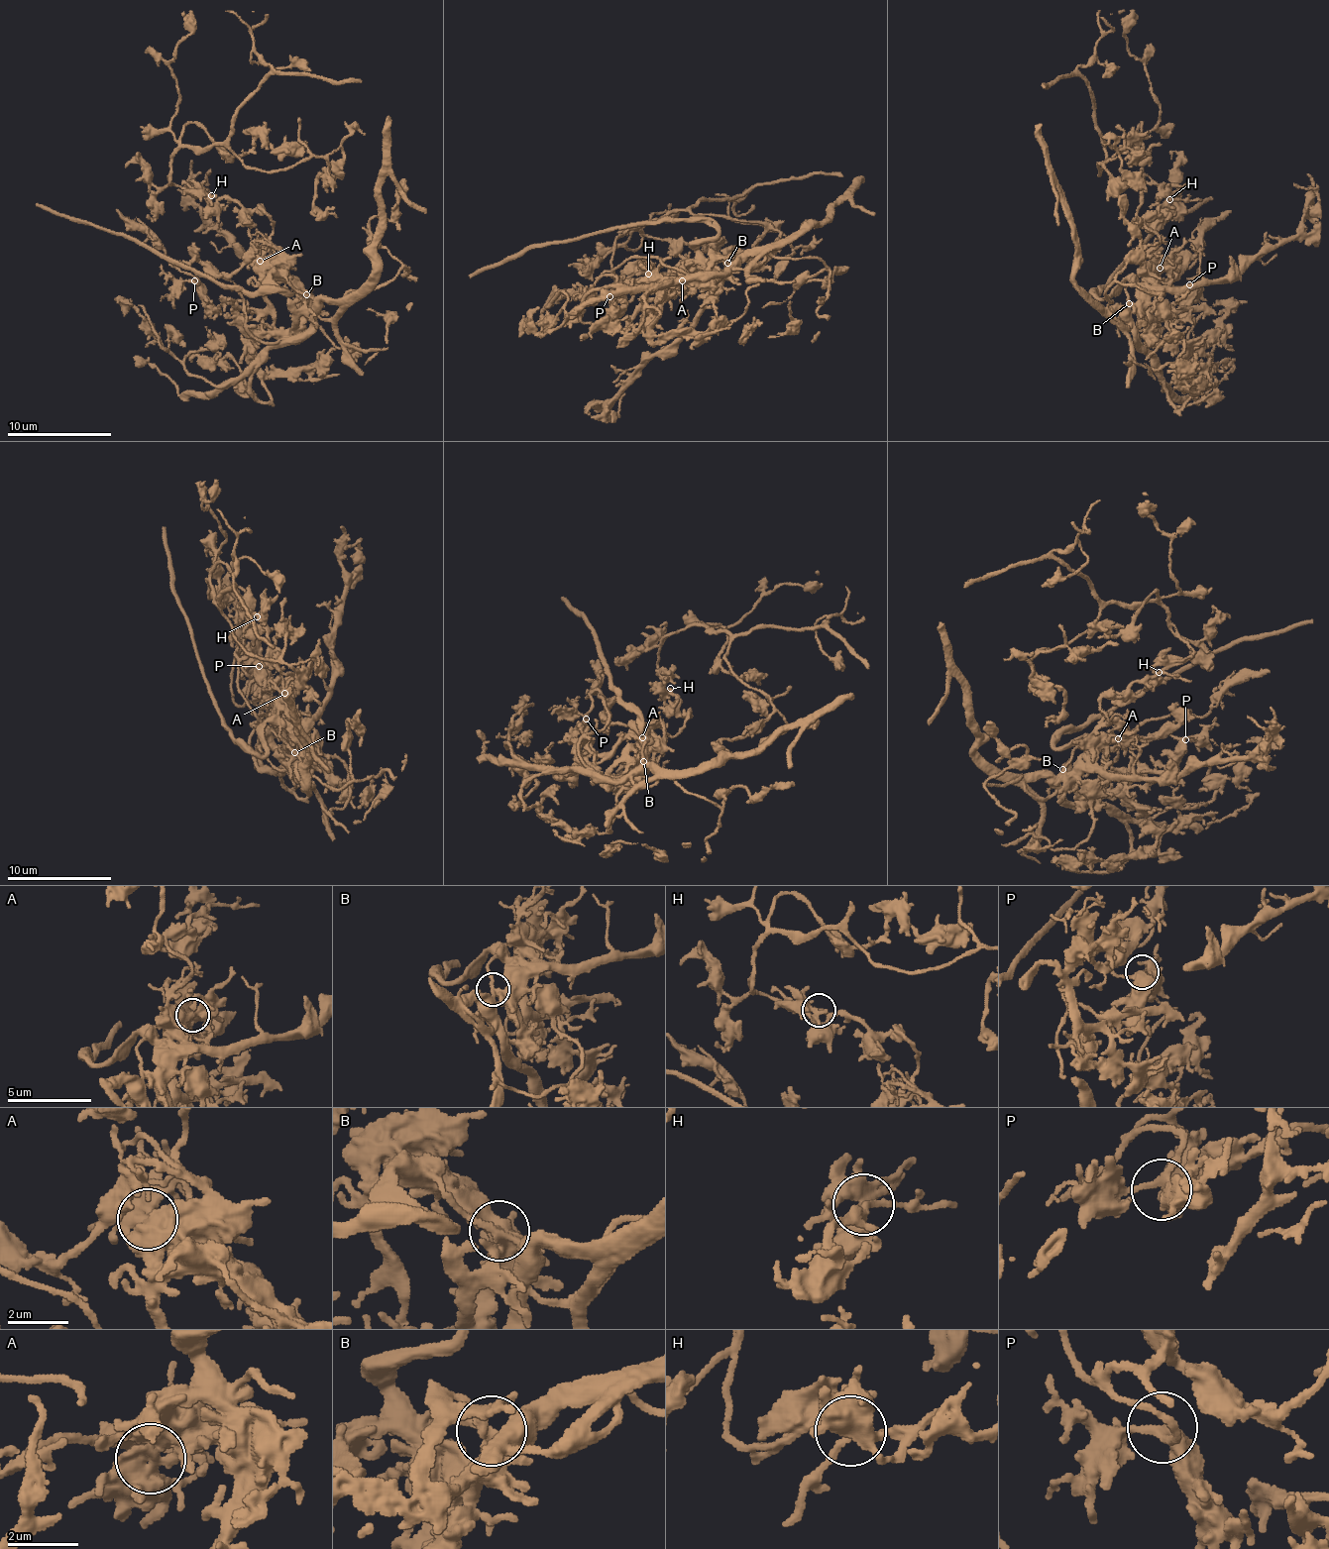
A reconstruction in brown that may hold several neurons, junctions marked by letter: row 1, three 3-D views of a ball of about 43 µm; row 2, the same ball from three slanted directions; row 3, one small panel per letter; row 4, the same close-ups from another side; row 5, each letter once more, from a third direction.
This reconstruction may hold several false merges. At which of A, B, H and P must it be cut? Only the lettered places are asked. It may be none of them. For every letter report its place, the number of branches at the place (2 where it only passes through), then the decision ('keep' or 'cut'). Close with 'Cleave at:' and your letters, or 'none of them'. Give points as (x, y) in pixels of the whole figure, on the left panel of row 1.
A: at (260, 261); 3 branches meet; cut
B: at (306, 294); 4 branches meet; cut
H: at (211, 195); 3 branches meet; keep
P: at (194, 280); 3 branches meet; keep
Cleave at: A, B

